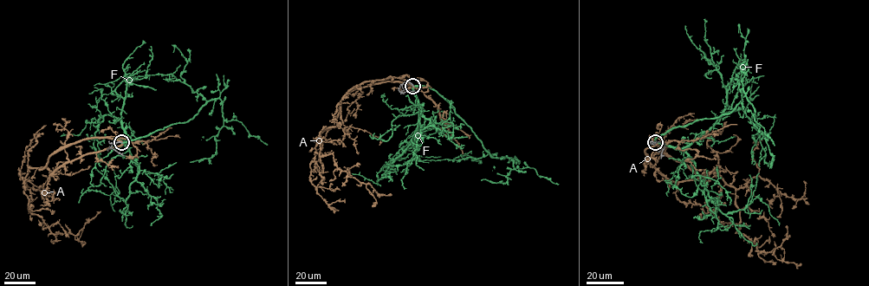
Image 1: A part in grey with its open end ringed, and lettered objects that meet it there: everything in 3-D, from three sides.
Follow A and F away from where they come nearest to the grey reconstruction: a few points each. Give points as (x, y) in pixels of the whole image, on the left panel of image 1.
A: (121, 142), (50, 174), (29, 167), (24, 178), (29, 210), (53, 233), (76, 235), (100, 211)
F: (121, 142), (186, 122), (208, 101), (218, 98), (223, 125), (214, 138), (216, 152), (190, 162)

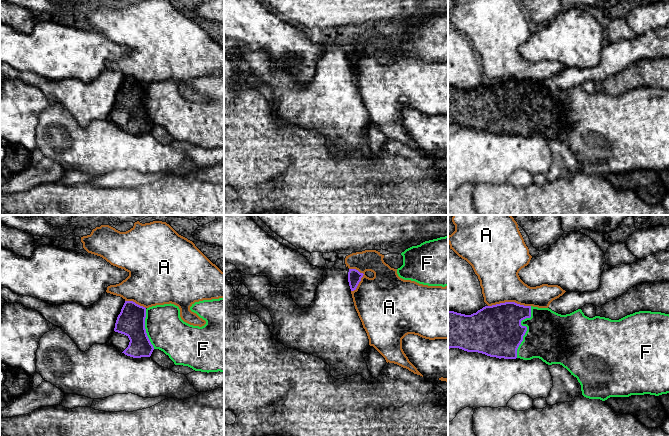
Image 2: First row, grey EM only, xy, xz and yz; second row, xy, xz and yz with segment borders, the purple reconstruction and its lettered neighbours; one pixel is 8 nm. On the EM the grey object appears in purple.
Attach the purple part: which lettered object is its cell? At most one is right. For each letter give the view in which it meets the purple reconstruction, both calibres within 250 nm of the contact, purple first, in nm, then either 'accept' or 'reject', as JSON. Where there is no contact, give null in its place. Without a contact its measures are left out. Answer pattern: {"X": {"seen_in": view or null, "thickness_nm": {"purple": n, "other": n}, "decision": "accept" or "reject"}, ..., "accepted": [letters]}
{"A": {"seen_in": "yz", "thickness_nm": {"purple": 400, "other": 320}, "decision": "reject"}, "F": {"seen_in": "yz", "thickness_nm": {"purple": 420, "other": 400}, "decision": "accept"}, "accepted": ["F"]}

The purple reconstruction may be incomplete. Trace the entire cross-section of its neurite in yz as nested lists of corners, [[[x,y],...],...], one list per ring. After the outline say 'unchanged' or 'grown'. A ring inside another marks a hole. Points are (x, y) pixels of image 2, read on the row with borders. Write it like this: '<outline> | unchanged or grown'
[[[505,302],[485,306],[471,315],[448,311],[448,349],[459,348],[490,357],[531,360],[539,358],[548,365],[560,364],[581,385],[582,395],[589,399],[629,397],[669,393],[669,314],[639,311],[619,320],[595,316],[589,318],[581,309],[561,315],[549,308]]] | grown

